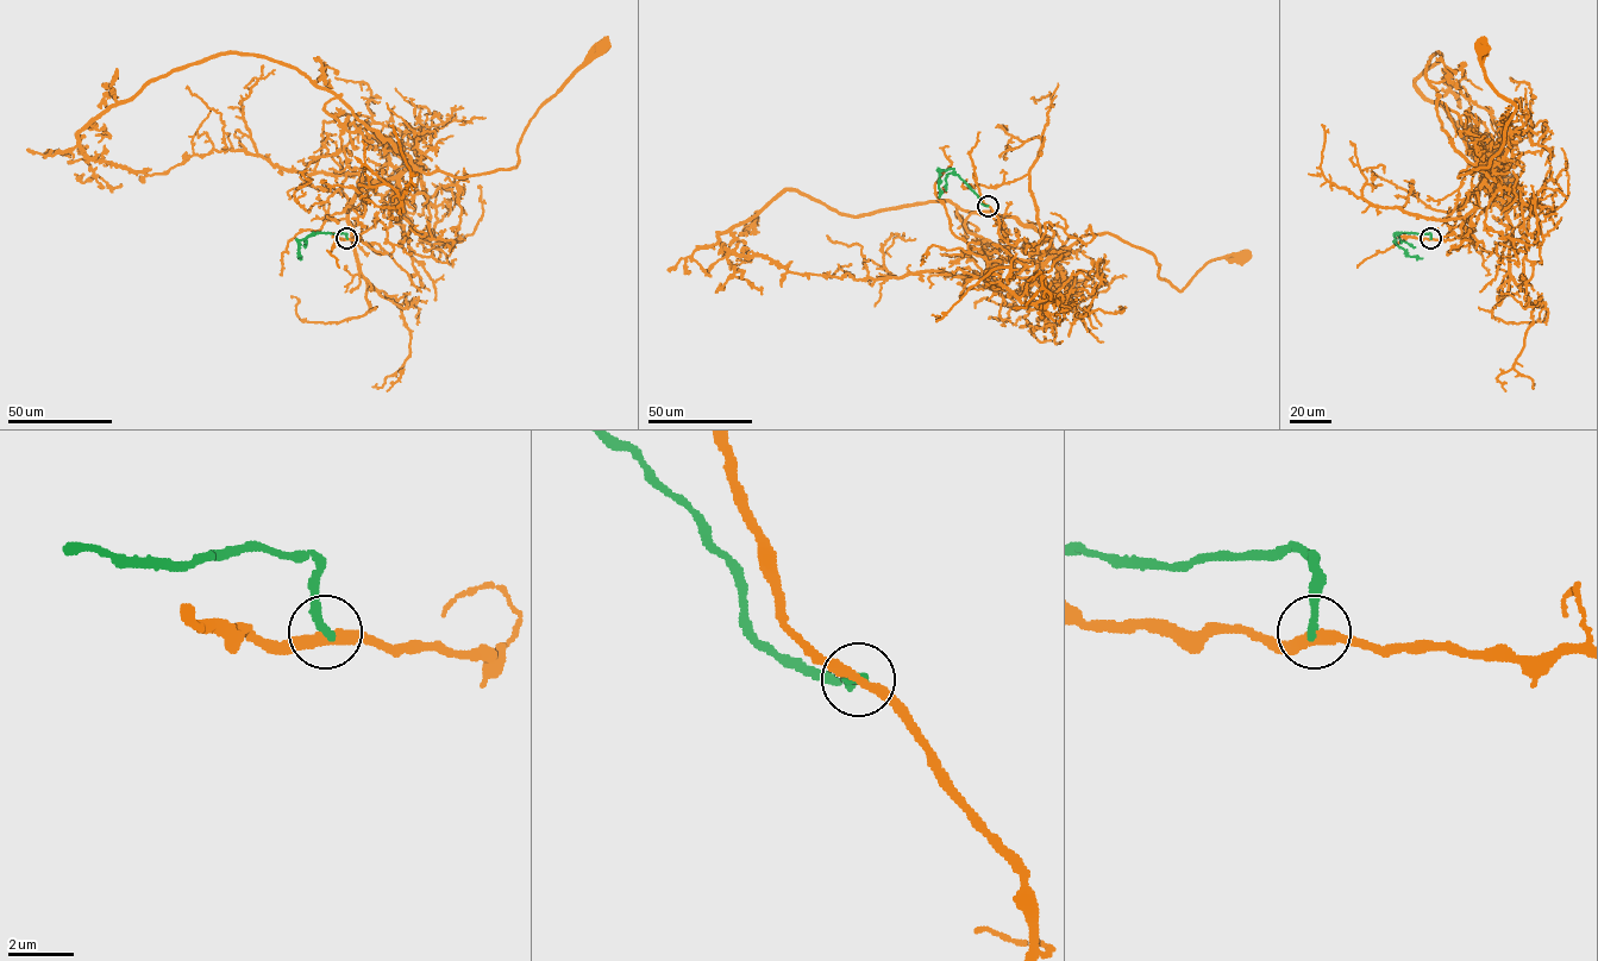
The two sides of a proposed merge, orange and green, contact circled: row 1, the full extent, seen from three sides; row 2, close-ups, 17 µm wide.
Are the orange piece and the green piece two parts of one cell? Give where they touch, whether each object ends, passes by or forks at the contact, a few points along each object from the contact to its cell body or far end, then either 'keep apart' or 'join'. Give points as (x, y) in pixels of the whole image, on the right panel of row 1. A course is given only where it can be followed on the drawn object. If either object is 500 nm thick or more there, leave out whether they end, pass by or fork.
at (1430, 238); orange passes by; green ends there; orange runs (1430, 238), (1453, 239), (1470, 226), (1487, 173), (1458, 176), (1487, 165), (1516, 108), (1486, 81), (1483, 48); green runs (1430, 238), (1430, 233), (1393, 234), (1395, 243), (1409, 256), (1422, 258); keep apart

